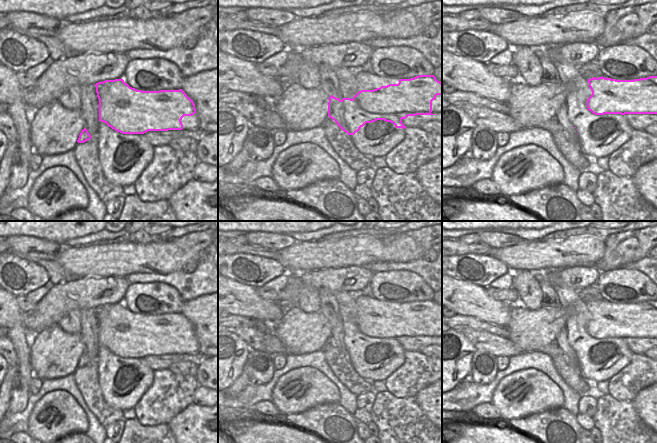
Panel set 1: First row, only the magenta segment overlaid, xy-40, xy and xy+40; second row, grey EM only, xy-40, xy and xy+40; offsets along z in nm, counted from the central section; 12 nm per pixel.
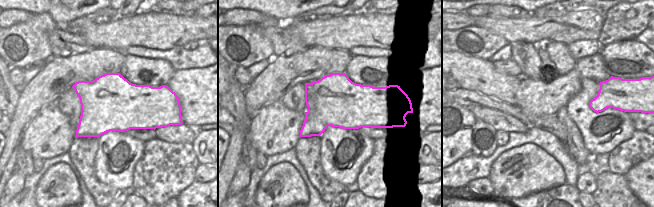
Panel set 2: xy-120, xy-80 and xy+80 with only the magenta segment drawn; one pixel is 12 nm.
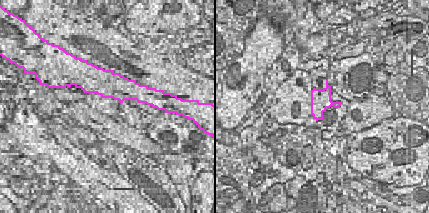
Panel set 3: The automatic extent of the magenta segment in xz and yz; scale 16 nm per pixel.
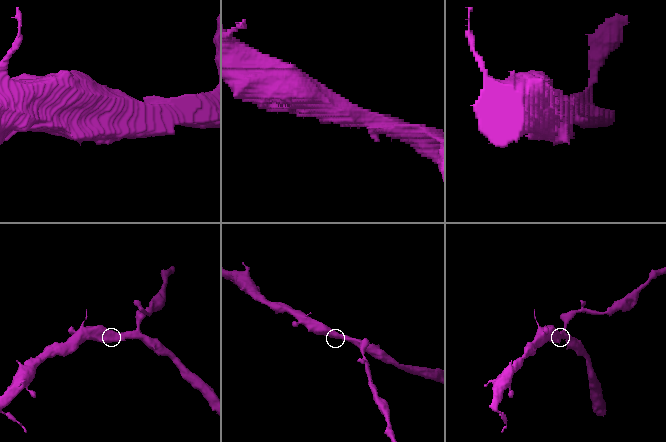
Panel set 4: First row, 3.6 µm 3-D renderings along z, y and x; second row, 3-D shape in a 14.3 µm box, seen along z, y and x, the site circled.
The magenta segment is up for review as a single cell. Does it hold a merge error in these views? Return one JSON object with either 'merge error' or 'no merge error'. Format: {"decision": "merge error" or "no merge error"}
{"decision": "no merge error"}

